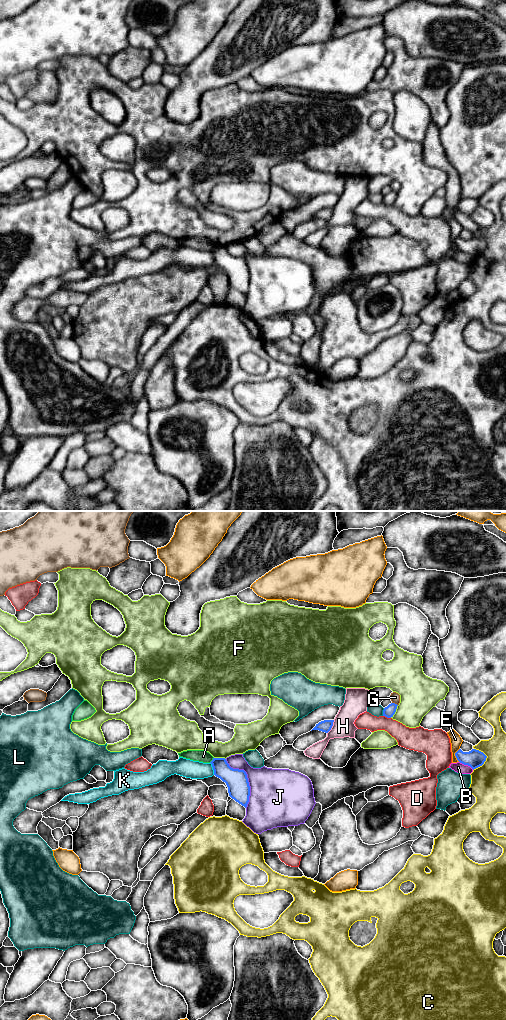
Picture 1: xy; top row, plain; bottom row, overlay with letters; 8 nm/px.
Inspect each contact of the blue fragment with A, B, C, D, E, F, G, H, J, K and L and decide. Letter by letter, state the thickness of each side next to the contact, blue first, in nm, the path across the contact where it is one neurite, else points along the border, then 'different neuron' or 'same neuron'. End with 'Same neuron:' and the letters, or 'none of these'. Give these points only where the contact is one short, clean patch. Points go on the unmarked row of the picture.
A: 180/100 nm | along xy (213, 245), (209, 250) | different neuron
B: 140/90 nm | along xy (459, 249), (473, 257) | different neuron
C: 140/280 nm | different neuron
D: 90/180 nm | different neuron
E: 140/90 nm | different neuron
F: 90/300 nm | different neuron
G: 90/80 nm | different neuron
H: 100/180 nm | along xy (334, 208), (331, 217), (327, 221) | different neuron
J: 180/400 nm | different neuron
K: 180/150 nm | different neuron
L: 90/90 nm | different neuron
Same neuron: none of these

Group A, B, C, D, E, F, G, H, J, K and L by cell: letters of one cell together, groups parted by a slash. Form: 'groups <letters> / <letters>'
groups A / B / C / D / E / F / G / H / J / K / L

